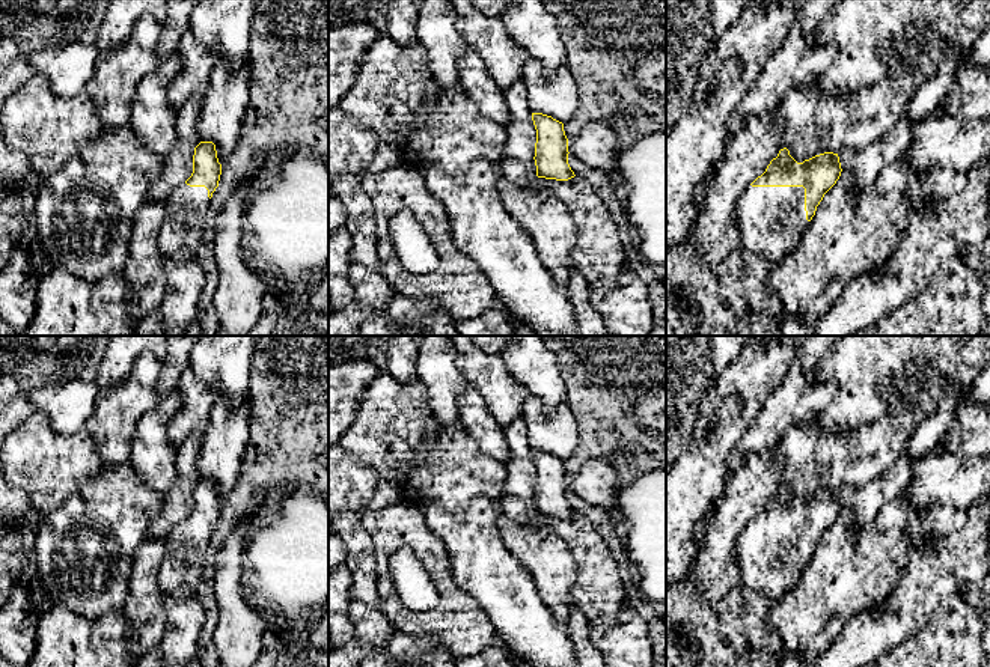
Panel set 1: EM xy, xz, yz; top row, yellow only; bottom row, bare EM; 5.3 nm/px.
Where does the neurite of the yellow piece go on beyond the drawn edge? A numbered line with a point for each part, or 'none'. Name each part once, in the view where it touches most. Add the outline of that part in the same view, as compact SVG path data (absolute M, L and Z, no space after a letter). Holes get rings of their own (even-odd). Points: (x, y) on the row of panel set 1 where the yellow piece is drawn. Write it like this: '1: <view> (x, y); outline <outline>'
1: yz (770, 220); outline M752 187L740 197L735 226L743 250L781 263L802 241L809 223L803 187Z

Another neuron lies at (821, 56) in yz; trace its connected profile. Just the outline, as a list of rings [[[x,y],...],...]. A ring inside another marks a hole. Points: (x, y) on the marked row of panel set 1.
[[[796,21],[784,45],[768,59],[761,77],[749,89],[728,122],[728,143],[744,129],[750,116],[779,105],[791,90],[800,89],[826,71],[838,53],[836,45],[811,45]]]

